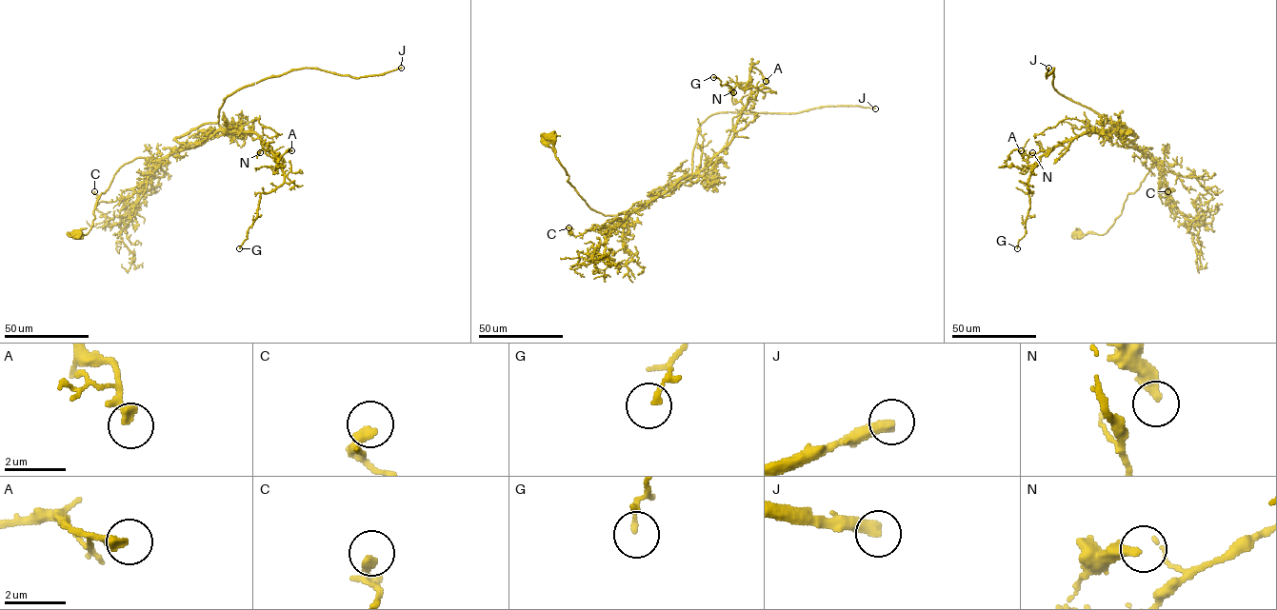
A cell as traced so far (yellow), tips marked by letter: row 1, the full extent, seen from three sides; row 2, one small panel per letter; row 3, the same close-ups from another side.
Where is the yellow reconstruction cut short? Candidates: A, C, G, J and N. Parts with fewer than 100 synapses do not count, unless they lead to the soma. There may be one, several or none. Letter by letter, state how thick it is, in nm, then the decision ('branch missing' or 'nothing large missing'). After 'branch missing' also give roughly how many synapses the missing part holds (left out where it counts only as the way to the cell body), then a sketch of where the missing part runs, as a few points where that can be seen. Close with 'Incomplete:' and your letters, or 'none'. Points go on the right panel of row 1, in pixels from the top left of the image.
A: 300 nm thick; nothing large missing
C: 340 nm thick; nothing large missing
G: 110 nm thick; nothing large missing
J: 400 nm thick; branch missing; about 650 synapses; missing branch runs (1048, 68), (1051, 64), (1061, 83), (1099, 107), (1119, 127), (1146, 135)
N: 340 nm thick; nothing large missing
Incomplete: J

